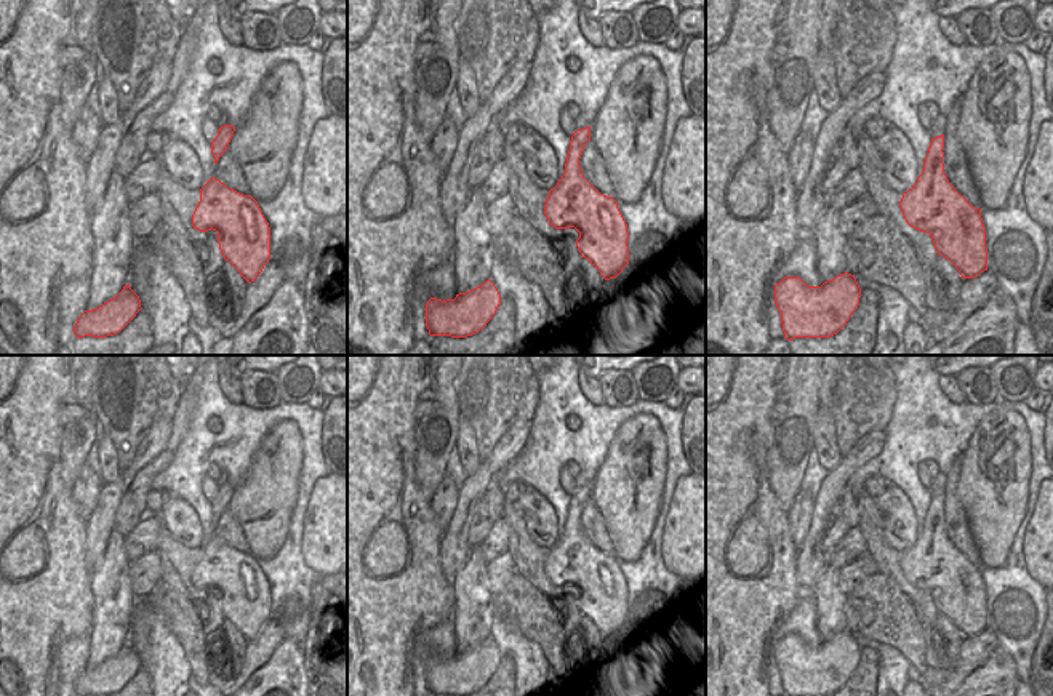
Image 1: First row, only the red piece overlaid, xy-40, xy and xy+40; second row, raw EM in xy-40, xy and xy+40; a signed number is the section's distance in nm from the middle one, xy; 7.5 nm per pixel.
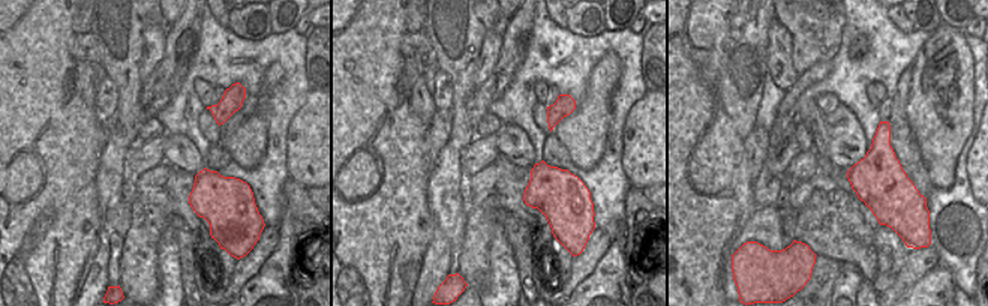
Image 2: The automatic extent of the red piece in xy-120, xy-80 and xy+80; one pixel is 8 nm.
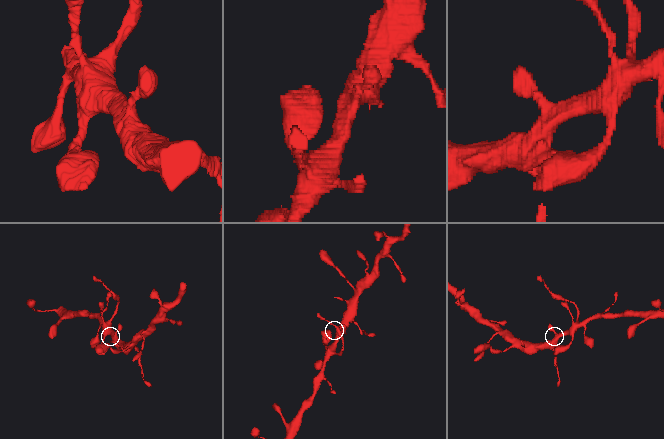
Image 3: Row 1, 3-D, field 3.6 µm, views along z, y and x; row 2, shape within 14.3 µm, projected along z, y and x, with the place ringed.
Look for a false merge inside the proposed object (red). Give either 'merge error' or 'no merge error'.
no merge error

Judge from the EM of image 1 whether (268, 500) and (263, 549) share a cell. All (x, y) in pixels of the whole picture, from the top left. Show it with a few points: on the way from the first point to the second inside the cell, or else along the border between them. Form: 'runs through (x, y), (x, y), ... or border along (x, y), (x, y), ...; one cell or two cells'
runs through (272, 512), (272, 517), (264, 525), (264, 536); one cell

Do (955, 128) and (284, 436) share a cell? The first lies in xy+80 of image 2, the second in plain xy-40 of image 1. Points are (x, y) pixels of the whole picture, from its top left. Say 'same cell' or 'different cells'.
same cell

